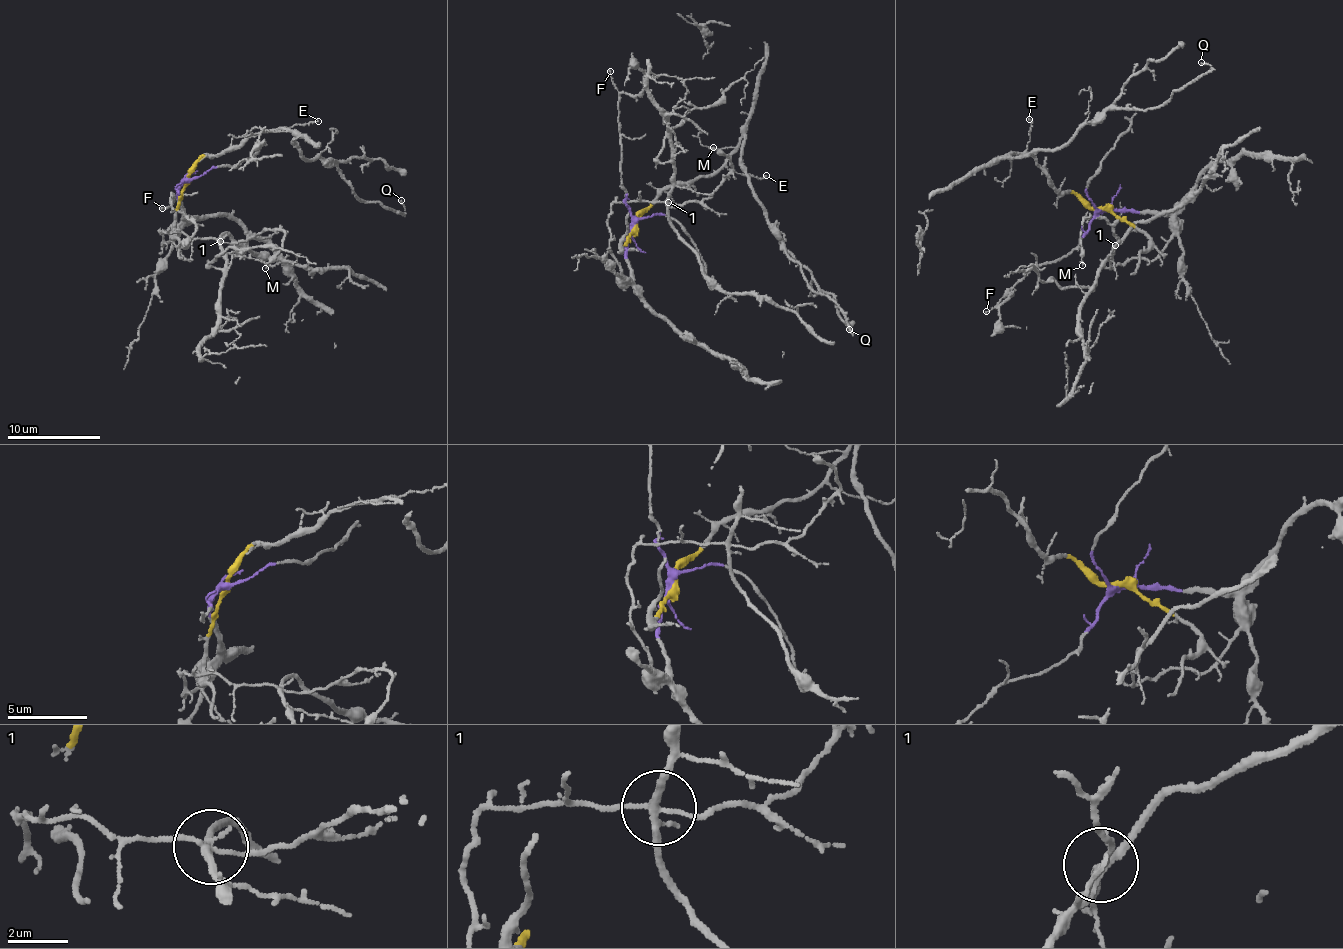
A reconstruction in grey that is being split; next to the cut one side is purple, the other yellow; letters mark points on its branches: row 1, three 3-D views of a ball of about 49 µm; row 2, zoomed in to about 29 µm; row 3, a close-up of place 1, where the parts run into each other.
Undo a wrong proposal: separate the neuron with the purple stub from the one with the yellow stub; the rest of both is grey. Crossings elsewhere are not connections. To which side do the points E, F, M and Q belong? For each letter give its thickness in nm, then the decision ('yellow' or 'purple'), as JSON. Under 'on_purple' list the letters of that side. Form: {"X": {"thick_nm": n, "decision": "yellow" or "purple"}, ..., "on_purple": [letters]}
{"E": {"thick_nm": 120, "decision": "yellow"}, "F": {"thick_nm": 110, "decision": "purple"}, "M": {"thick_nm": 140, "decision": "purple"}, "Q": {"thick_nm": 100, "decision": "yellow"}, "on_purple": ["F", "M"]}

